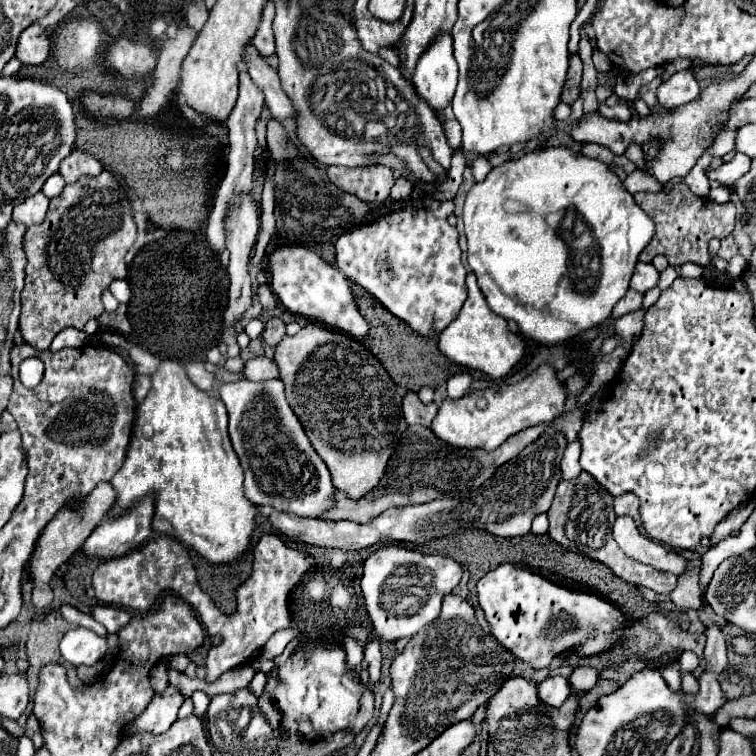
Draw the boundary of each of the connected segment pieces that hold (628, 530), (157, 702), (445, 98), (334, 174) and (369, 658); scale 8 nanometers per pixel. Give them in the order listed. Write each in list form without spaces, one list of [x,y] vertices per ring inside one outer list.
[[[627,515],[617,517],[613,527],[613,539],[621,547],[621,551],[631,559],[637,559],[655,569],[663,569],[667,573],[675,573],[675,575],[683,573],[685,559],[681,559],[681,555],[677,555],[675,551],[665,549],[661,543],[643,537],[635,521]]]
[[[167,685],[163,693],[155,693],[147,709],[133,721],[133,727],[125,733],[131,737],[135,731],[149,731],[149,733],[165,733],[171,723],[177,719],[177,711],[183,705],[185,697],[175,685]]]
[[[441,31],[435,41],[431,41],[427,53],[419,57],[411,81],[433,111],[441,113],[457,87],[457,63],[453,59],[451,33]]]
[[[382,165],[371,169],[347,169],[347,167],[327,167],[329,181],[343,193],[351,193],[363,201],[383,203],[395,183],[393,171]]]
[[[371,639],[365,643],[363,649],[365,661],[369,663],[367,671],[369,671],[369,683],[379,683],[381,681],[381,663],[383,663],[383,655],[381,655],[381,643]]]

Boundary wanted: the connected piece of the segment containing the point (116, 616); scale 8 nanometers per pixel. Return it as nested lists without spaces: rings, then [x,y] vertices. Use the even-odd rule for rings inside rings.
[[[99,605],[91,613],[99,623],[107,627],[109,633],[117,633],[119,629],[127,627],[131,623],[131,613],[121,607],[109,607],[109,605]]]

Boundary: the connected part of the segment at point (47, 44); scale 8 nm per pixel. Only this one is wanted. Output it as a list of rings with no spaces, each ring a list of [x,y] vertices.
[[[39,23],[27,27],[17,43],[15,57],[23,65],[41,65],[51,53],[51,37]]]

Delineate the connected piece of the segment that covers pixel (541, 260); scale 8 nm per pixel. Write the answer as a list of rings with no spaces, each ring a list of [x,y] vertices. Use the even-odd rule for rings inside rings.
[[[565,147],[529,151],[521,159],[511,159],[501,167],[491,169],[487,179],[475,183],[467,193],[463,223],[467,237],[467,261],[477,275],[477,283],[487,299],[487,305],[505,319],[515,319],[521,335],[541,345],[569,341],[583,331],[607,321],[611,317],[613,305],[629,289],[629,279],[637,265],[639,253],[655,235],[655,223],[651,217],[633,201],[633,195],[623,187],[619,177],[607,165],[583,155],[575,155]],[[505,199],[523,201],[531,207],[531,211],[509,215],[503,211]],[[545,215],[557,215],[559,221],[553,225],[545,221]],[[567,215],[573,215],[573,223],[577,225],[575,239],[583,241],[581,247],[587,247],[583,251],[599,259],[599,269],[595,275],[591,275],[595,277],[593,283],[587,281],[587,277],[583,279],[577,275],[577,269],[573,267],[573,245],[569,245],[565,233],[559,231]]]

